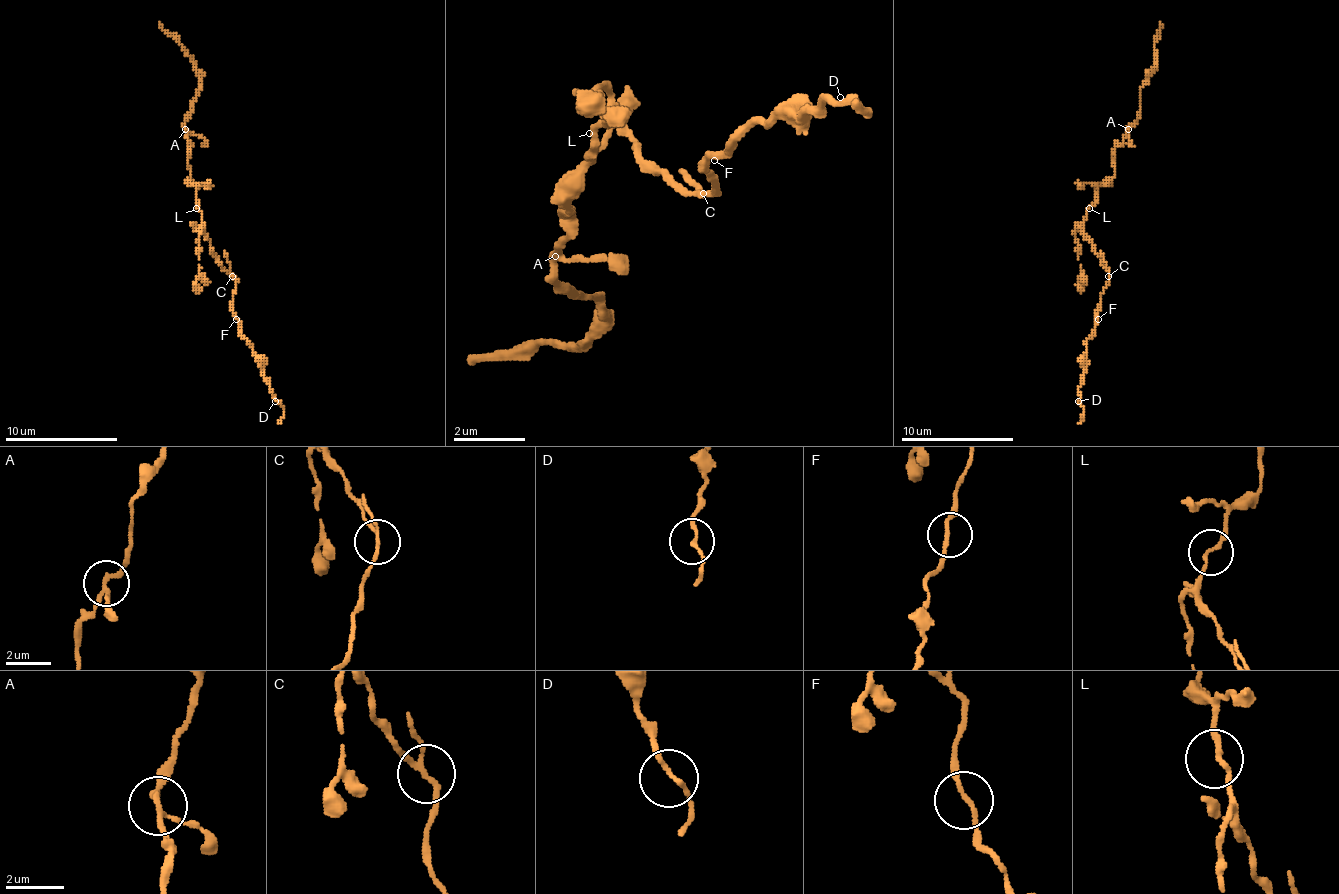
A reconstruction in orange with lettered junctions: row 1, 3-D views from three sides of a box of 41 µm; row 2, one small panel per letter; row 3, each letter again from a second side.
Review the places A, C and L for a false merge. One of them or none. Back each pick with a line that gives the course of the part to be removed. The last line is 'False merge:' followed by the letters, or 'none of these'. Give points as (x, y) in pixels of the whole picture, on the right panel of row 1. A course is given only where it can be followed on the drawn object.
C: foreign part runs (1109, 276), (1095, 333), (1086, 341), (1078, 392), (1084, 409), (1078, 423)
False merge: C

